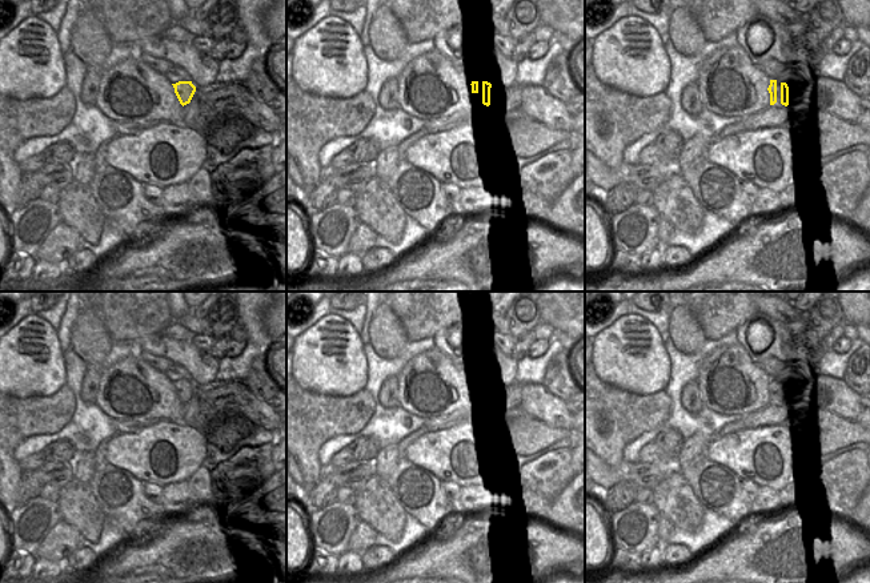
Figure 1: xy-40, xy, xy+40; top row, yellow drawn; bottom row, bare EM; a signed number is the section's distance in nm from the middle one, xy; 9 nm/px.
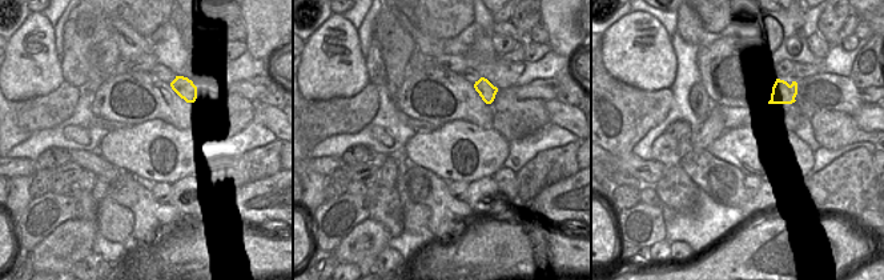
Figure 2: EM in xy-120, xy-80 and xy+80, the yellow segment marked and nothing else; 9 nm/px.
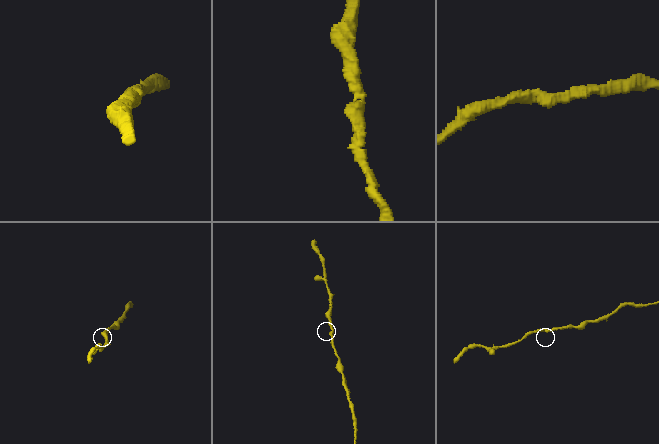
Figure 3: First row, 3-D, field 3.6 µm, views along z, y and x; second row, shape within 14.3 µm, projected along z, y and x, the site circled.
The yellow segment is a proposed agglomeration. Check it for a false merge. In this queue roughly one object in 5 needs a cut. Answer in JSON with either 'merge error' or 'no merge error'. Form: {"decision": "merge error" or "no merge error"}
{"decision": "no merge error"}

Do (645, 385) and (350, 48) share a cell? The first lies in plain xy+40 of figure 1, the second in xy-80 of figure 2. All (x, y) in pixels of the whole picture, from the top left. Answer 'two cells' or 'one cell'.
one cell

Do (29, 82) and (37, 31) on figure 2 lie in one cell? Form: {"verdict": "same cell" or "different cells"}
{"verdict": "same cell"}

